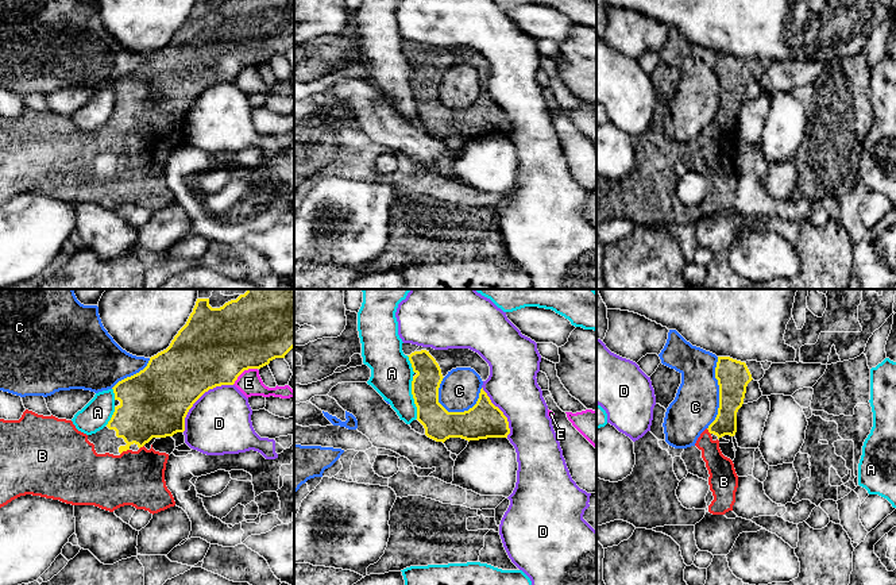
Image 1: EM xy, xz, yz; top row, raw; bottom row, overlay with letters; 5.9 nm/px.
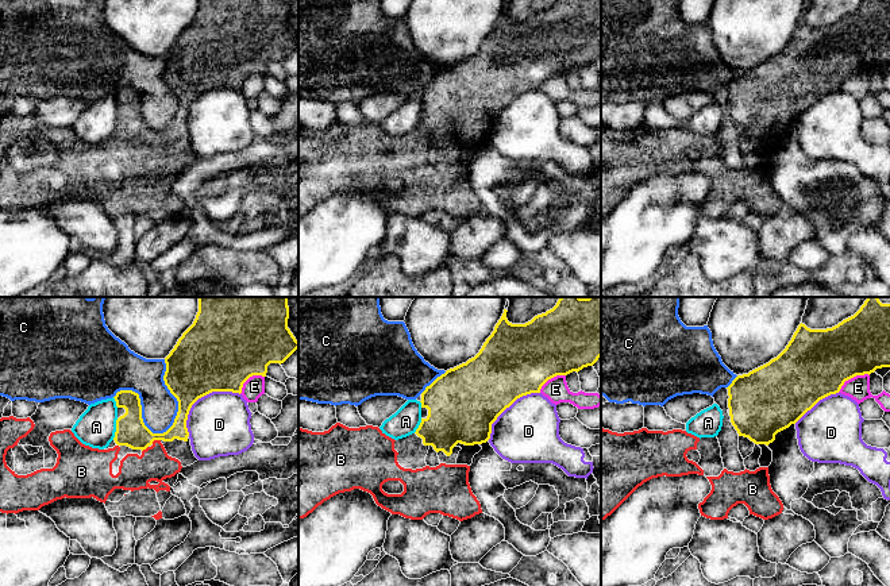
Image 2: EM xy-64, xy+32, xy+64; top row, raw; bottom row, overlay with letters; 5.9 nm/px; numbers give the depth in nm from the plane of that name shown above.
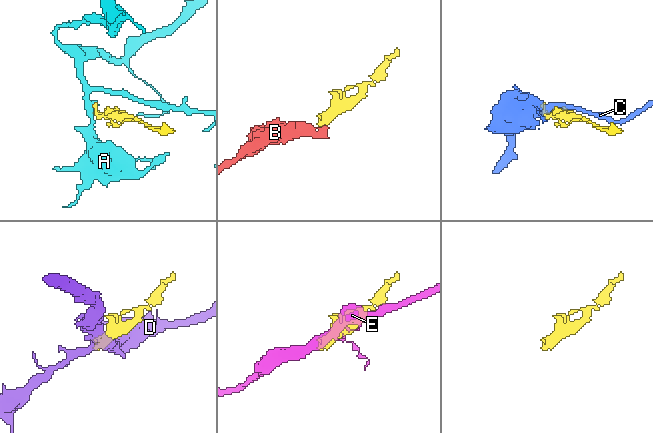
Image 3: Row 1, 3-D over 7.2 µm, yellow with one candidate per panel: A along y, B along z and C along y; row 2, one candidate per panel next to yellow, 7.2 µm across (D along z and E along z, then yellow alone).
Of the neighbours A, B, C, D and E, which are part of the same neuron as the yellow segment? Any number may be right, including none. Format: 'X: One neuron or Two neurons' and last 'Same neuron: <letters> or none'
A: Two neurons
B: One neuron
C: Two neurons
D: Two neurons
E: Two neurons
Same neuron: B

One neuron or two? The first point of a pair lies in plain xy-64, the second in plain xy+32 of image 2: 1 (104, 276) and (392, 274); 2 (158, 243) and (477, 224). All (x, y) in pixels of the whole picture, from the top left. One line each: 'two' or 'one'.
1: one
2: one

